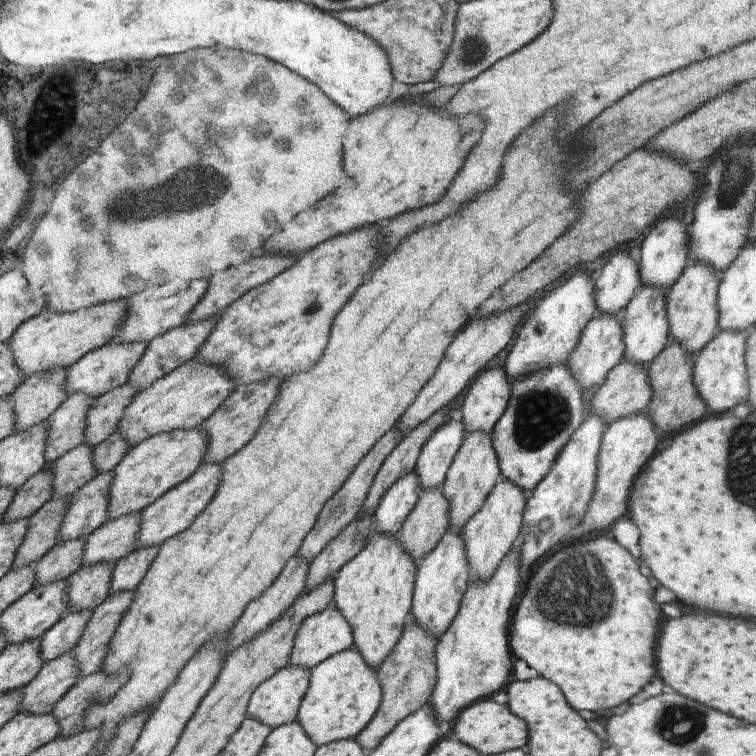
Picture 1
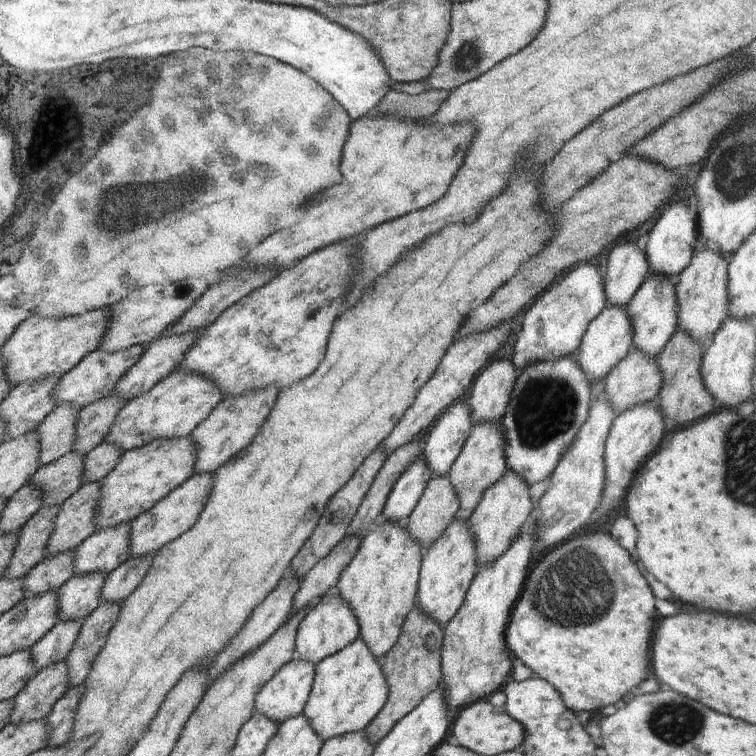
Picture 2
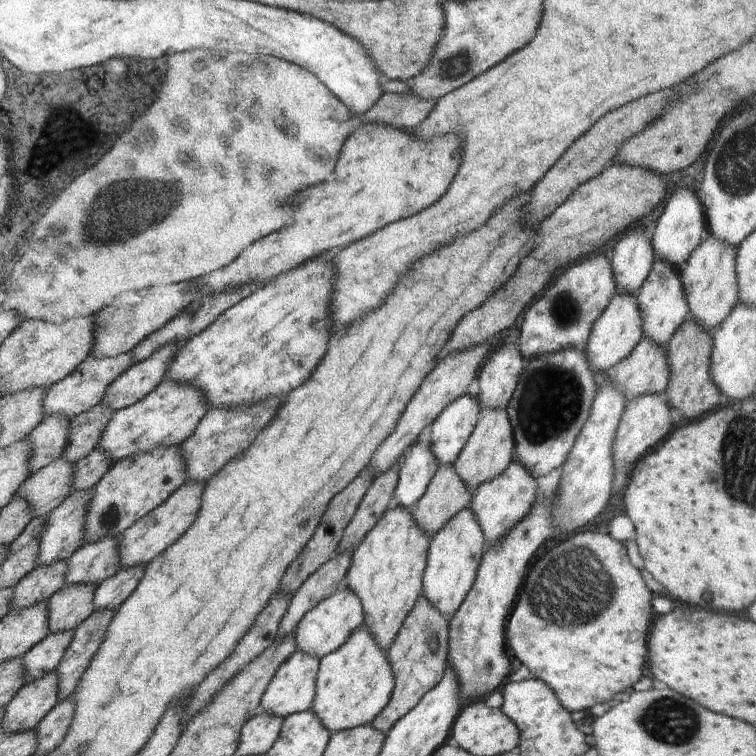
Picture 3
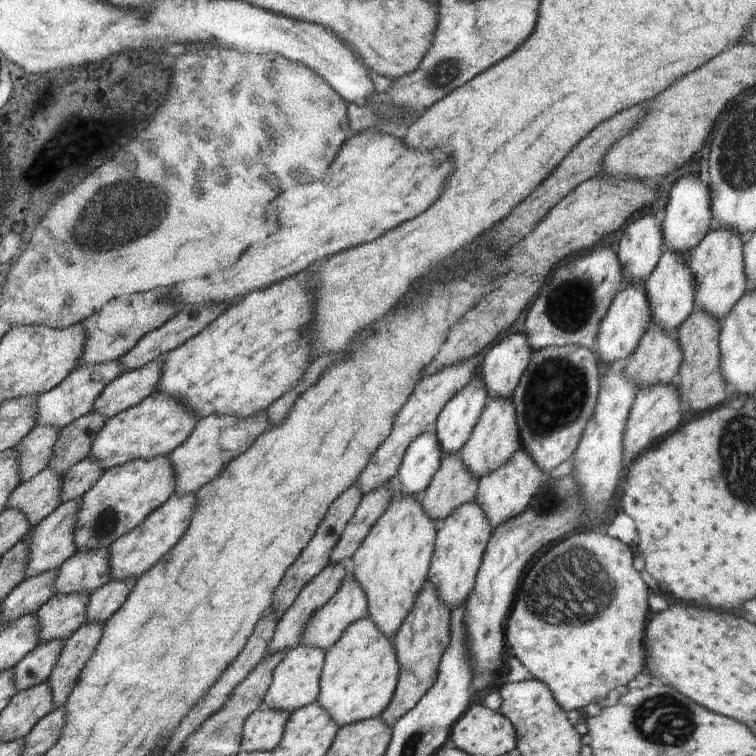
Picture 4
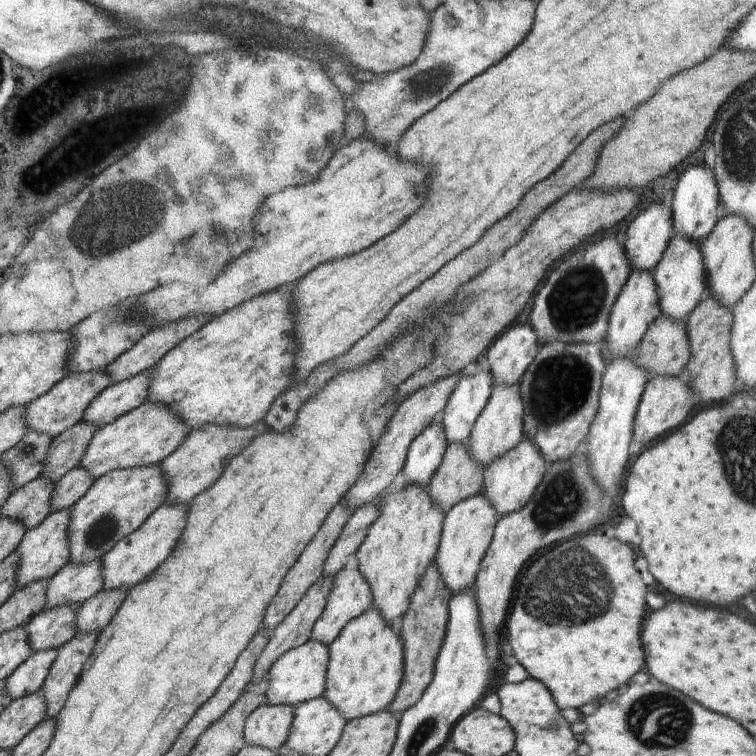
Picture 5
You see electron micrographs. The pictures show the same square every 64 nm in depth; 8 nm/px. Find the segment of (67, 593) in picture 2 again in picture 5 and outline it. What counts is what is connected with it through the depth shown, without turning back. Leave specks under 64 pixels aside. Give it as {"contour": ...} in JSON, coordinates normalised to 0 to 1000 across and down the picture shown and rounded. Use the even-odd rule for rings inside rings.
{"contour":[[[82,798],[60,803],[36,823],[38,851],[44,862],[77,858],[102,836],[101,819],[106,798]]]}

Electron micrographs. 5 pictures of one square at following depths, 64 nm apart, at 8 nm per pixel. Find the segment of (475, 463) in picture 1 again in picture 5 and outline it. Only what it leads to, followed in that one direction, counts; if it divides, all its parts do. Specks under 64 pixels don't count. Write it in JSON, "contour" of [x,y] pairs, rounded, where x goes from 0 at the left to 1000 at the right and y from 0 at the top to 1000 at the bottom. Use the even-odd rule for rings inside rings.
{"contour":[[[653,509],[640,542],[627,560],[622,579],[615,587],[616,595],[624,608],[638,618],[644,618],[687,589],[687,585],[694,579],[692,563],[692,532],[687,522],[687,511]]]}

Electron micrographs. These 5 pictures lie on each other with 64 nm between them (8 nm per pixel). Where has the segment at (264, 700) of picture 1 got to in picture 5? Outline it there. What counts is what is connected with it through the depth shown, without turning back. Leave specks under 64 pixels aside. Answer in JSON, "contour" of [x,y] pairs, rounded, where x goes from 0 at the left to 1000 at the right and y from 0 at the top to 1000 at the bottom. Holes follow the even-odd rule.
{"contour":[[[415,845],[380,860],[356,884],[356,906],[352,914],[354,933],[394,934],[397,930],[426,922],[431,910],[430,894],[435,874],[435,856]]]}

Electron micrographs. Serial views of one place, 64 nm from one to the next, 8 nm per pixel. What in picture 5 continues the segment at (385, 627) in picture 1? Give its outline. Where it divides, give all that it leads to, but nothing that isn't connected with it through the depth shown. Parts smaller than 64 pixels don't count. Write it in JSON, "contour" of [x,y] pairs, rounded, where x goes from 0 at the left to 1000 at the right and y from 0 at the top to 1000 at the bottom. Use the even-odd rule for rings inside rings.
{"contour":[[[550,642],[524,651],[512,648],[503,656],[501,671],[503,683],[489,694],[471,733],[475,755],[493,788],[493,802],[524,837],[552,772],[575,741],[587,679],[573,667],[563,646]]]}

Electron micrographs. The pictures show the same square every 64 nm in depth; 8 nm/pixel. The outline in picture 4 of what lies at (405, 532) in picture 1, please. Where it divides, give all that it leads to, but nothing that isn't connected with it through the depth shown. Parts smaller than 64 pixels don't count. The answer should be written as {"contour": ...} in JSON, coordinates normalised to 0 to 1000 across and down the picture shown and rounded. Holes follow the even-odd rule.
{"contour":[[[606,601],[586,603],[556,661],[562,680],[579,693],[607,669],[628,664],[635,635],[620,627]]]}

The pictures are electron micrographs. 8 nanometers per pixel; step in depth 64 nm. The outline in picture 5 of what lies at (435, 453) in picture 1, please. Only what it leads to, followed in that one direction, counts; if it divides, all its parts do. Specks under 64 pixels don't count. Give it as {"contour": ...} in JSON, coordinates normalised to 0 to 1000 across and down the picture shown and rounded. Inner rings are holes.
{"contour":[[[630,484],[618,489],[586,540],[582,561],[595,589],[616,587],[627,560],[649,522],[649,492]]]}

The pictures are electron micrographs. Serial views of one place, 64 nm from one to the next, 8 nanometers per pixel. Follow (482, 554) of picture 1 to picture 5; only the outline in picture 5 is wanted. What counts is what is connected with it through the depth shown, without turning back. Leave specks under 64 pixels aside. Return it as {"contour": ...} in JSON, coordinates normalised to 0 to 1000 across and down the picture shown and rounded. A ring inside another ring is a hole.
{"contour":[[[696,579],[675,594],[665,604],[649,611],[640,623],[639,655],[653,671],[659,685],[693,672],[701,664],[712,639],[721,626],[724,611],[714,597]]]}

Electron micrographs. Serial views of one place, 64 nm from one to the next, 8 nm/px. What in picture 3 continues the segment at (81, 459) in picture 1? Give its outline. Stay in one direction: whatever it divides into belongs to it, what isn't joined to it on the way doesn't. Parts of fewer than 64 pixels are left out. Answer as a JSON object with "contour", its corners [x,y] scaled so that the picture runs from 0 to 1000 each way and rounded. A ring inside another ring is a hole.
{"contour":[[[77,604],[40,627],[21,656],[38,661],[45,673],[44,685],[63,681],[95,653],[98,627],[99,612]]]}

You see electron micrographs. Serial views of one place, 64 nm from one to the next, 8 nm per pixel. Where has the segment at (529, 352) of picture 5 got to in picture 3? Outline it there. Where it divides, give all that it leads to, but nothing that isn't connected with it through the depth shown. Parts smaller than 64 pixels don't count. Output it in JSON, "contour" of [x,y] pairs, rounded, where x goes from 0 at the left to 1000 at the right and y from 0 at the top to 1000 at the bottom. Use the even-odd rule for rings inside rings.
{"contour":[[[684,455],[667,456],[640,481],[632,499],[631,530],[638,541],[668,541],[680,521],[694,476]]]}

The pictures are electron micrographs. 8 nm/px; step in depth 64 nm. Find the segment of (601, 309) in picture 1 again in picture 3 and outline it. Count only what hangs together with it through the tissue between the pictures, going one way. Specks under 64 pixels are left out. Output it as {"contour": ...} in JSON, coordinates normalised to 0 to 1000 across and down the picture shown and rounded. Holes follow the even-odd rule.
{"contour":[[[844,302],[828,307],[812,325],[808,348],[815,389],[840,390],[857,368],[868,339],[857,310]]]}

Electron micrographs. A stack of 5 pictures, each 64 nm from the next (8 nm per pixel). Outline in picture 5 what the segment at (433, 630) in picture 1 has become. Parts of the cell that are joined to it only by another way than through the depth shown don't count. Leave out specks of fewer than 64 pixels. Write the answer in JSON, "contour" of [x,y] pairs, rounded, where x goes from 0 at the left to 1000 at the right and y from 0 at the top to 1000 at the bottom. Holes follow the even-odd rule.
{"contour":[[[639,651],[608,663],[587,680],[575,745],[595,788],[626,778],[636,741],[649,718],[659,687],[653,671],[642,659]]]}

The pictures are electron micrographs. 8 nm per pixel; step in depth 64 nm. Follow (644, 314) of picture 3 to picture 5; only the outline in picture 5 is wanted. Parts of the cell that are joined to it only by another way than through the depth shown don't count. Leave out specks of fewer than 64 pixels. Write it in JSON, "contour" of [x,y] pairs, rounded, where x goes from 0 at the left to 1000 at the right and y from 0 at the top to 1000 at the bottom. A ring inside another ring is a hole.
{"contour":[[[892,306],[878,339],[864,357],[864,370],[869,377],[869,396],[876,417],[889,422],[893,427],[902,427],[925,401],[929,388],[934,384],[933,357],[930,356],[926,323],[913,321],[902,316]]]}

